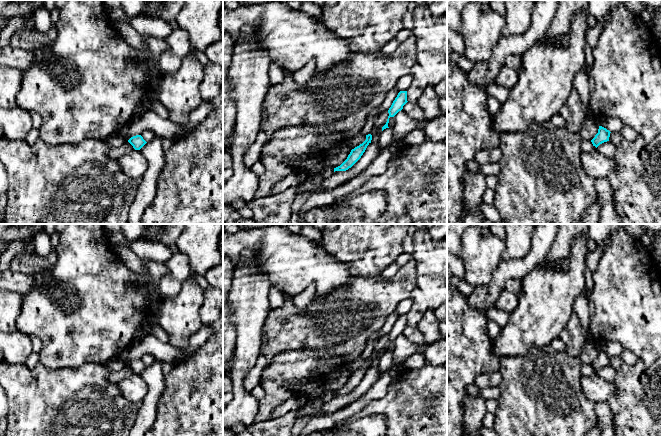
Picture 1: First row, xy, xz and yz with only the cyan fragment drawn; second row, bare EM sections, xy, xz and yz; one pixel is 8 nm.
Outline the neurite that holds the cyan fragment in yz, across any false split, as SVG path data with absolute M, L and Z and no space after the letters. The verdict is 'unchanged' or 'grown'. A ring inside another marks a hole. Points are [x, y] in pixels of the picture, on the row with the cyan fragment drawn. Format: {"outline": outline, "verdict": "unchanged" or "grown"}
{"outline": "M599 126L598 133L591 140L593 146L597 148L600 144L609 141L610 133L606 128Z", "verdict": "unchanged"}

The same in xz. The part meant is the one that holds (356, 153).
{"outline": "M371 134L366 135L366 140L359 146L352 149L347 159L340 166L334 168L334 172L346 171L349 168L351 168L361 158L367 146L371 143L371 140L372 135Z", "verdict": "unchanged"}

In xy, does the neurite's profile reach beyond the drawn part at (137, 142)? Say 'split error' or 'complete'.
complete

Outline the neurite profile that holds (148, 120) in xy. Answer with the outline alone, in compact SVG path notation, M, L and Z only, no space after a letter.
M146 109L140 116L134 117L120 130L120 133L129 140L133 136L141 135L146 130L152 131L156 136L170 140L176 140L185 133L184 127L160 117L149 109Z

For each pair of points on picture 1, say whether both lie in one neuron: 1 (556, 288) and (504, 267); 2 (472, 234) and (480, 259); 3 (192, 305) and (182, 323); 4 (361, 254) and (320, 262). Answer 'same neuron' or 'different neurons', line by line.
1: different neurons
2: same neuron
3: same neuron
4: different neurons

